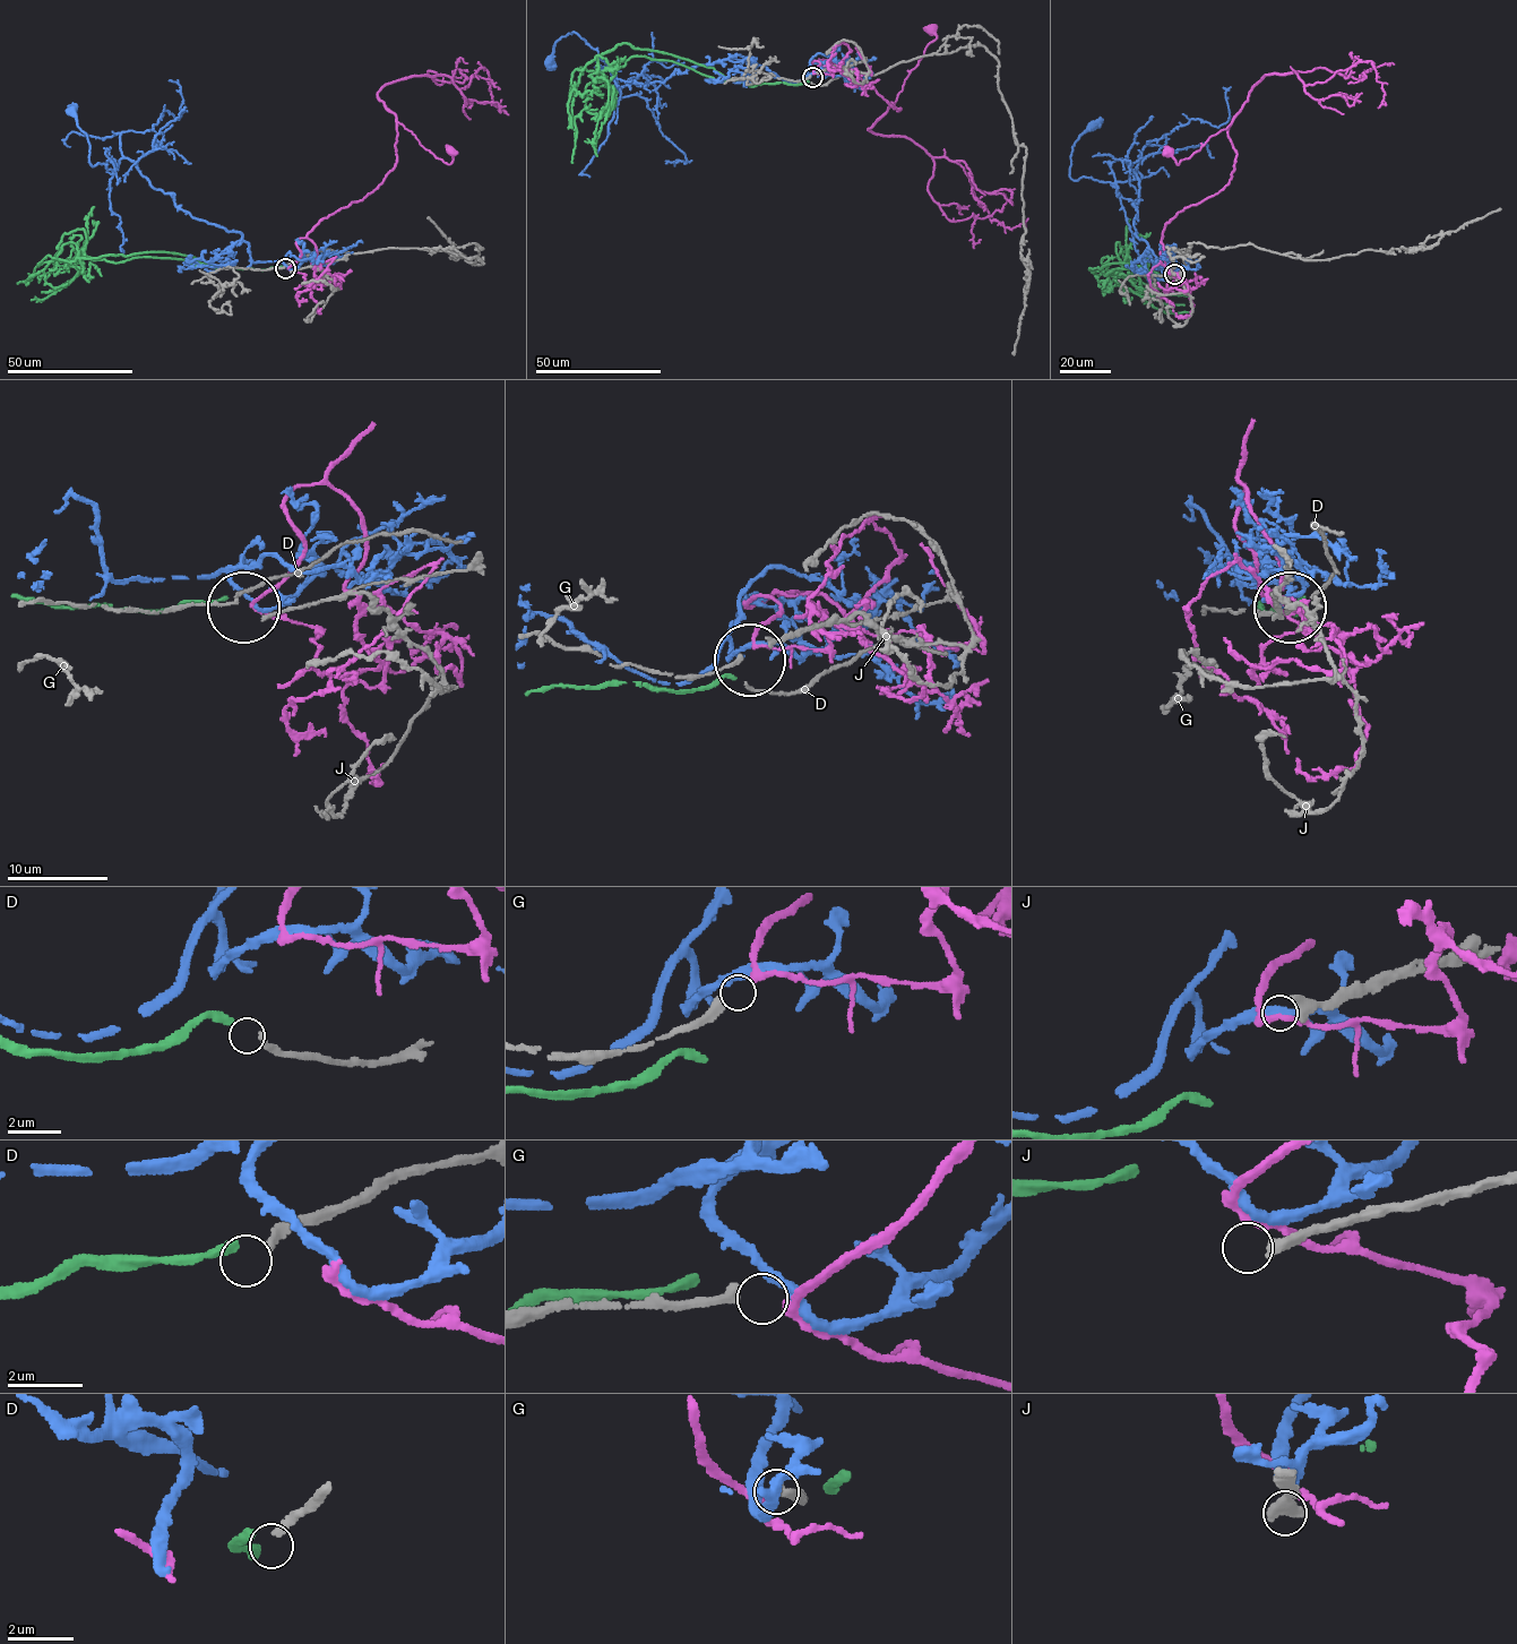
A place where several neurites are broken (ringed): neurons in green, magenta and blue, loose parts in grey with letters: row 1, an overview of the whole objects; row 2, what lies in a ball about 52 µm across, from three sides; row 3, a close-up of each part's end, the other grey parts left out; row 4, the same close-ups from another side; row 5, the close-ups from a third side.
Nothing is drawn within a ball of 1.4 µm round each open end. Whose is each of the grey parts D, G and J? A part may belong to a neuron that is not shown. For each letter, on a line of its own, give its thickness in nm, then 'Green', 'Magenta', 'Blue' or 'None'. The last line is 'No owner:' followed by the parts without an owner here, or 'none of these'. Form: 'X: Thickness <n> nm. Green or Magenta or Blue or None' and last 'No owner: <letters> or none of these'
D: Thickness 200 nm. None
G: Thickness 320 nm. Magenta
J: Thickness 340 nm. None
No owner: D, J

